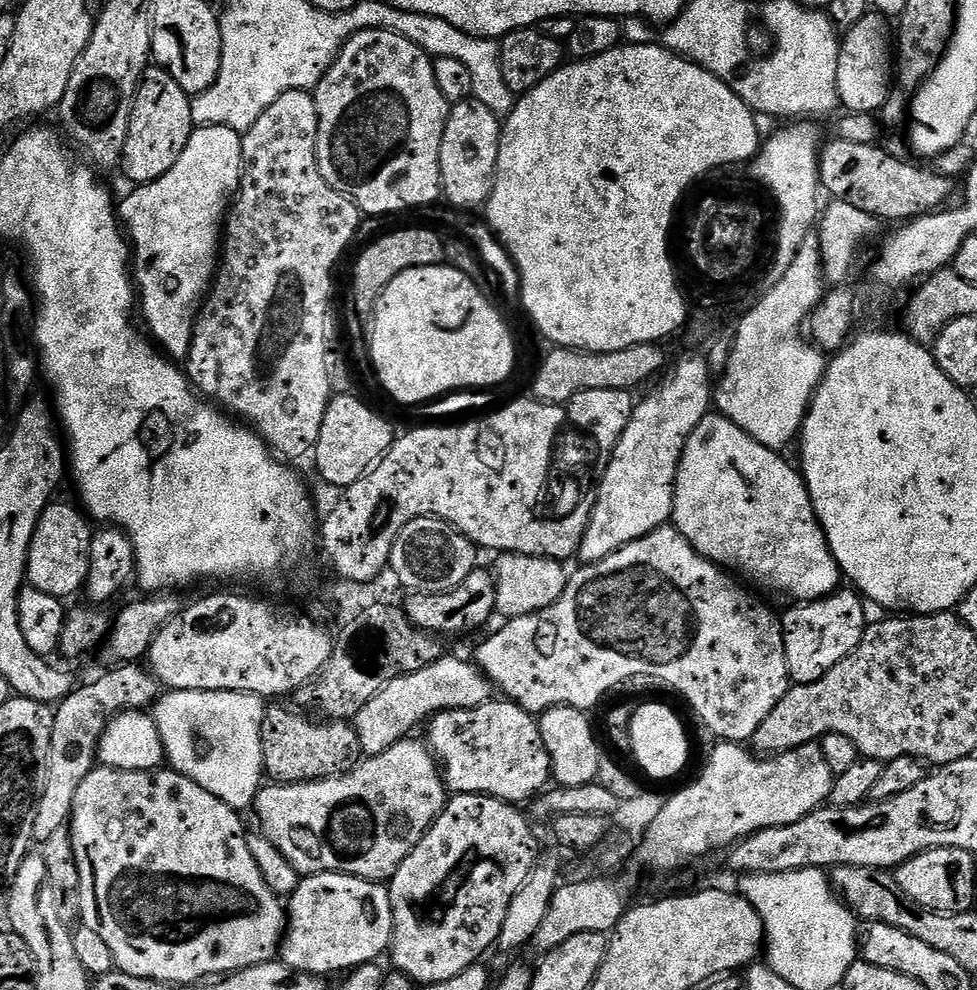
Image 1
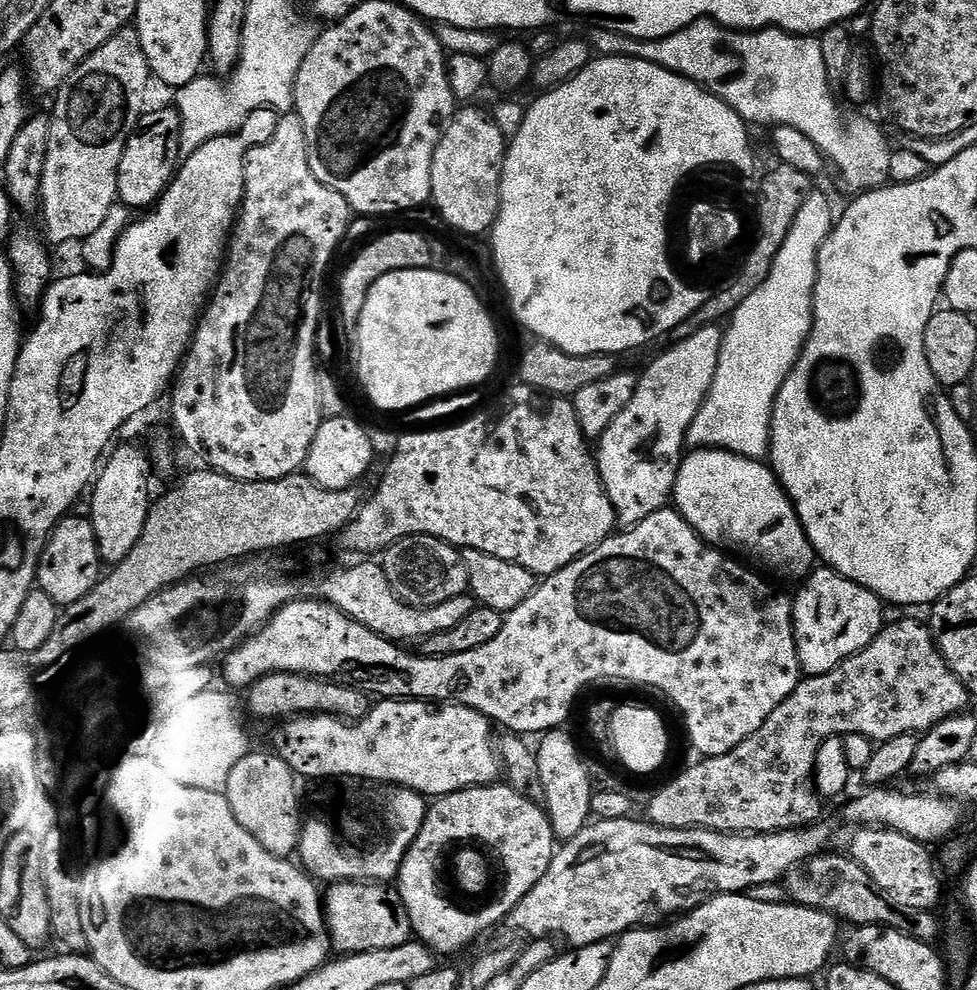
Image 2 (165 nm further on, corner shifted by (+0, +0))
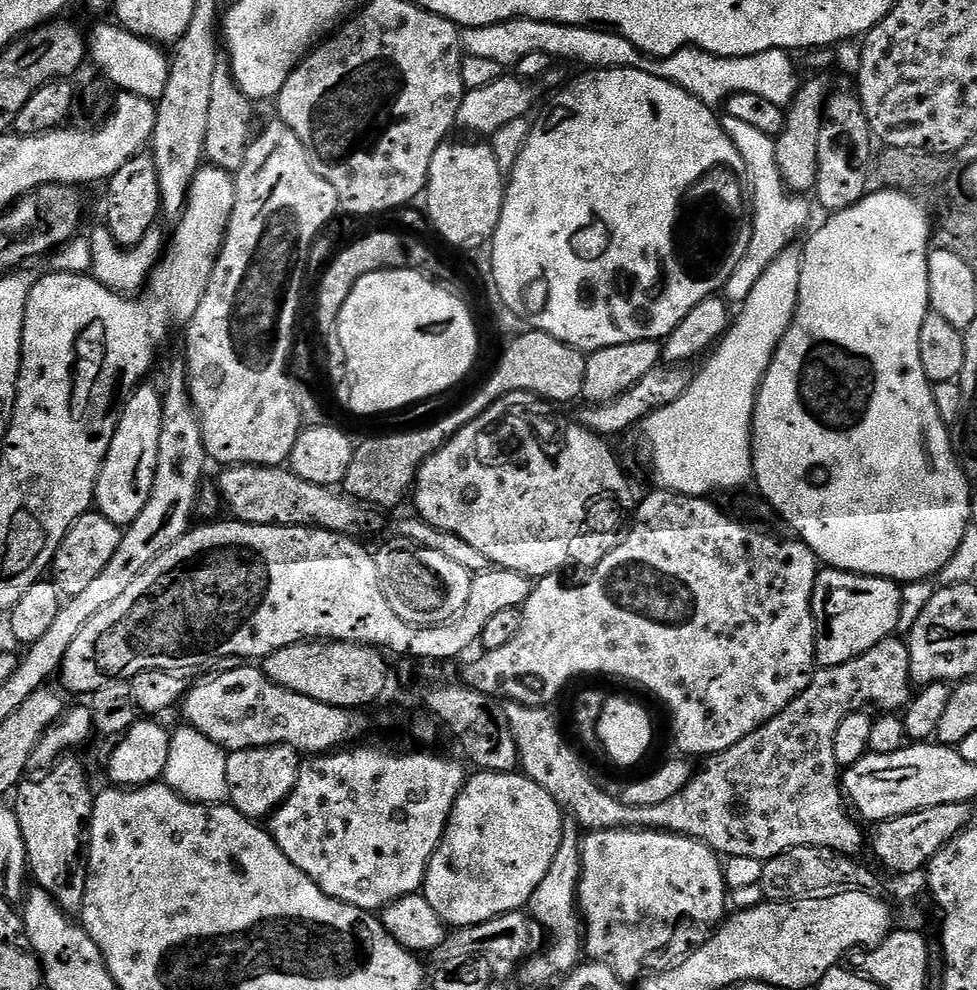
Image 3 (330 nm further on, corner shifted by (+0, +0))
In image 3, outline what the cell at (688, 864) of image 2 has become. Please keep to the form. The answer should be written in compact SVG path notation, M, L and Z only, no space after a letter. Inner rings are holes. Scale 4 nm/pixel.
M527 911L507 912L493 920L449 931L442 946L436 948L434 956L435 959L444 960L440 962L448 966L455 966L461 960L473 960L475 956L485 956L486 959L493 962L505 960L506 963L515 965L539 952L545 940L545 933Z

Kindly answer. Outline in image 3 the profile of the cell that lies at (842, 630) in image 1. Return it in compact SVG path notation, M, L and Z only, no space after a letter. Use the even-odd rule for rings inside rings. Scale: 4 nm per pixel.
M825 567L817 571L812 591L816 623L816 663L820 668L842 666L889 639L897 631L902 606L901 585L877 576L860 576Z

